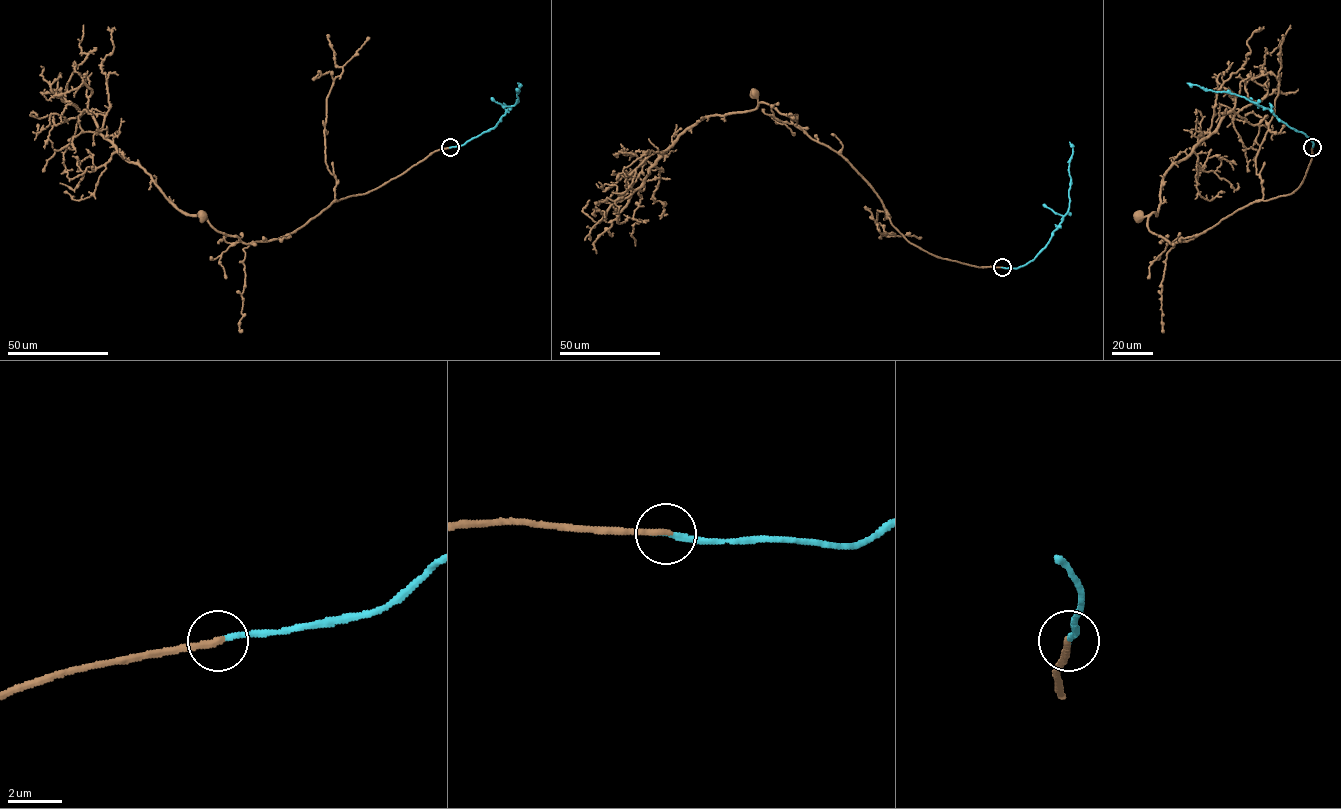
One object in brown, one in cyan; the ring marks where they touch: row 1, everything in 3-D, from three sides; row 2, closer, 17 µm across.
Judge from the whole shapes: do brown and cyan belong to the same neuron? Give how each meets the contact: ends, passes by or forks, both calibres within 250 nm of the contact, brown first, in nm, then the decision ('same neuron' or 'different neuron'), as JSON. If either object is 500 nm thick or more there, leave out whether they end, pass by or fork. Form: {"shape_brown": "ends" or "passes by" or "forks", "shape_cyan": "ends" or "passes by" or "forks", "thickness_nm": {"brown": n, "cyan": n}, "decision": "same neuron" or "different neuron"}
{"shape_brown": "ends", "shape_cyan": "ends", "thickness_nm": {"brown": 240, "cyan": 220}, "decision": "same neuron"}

